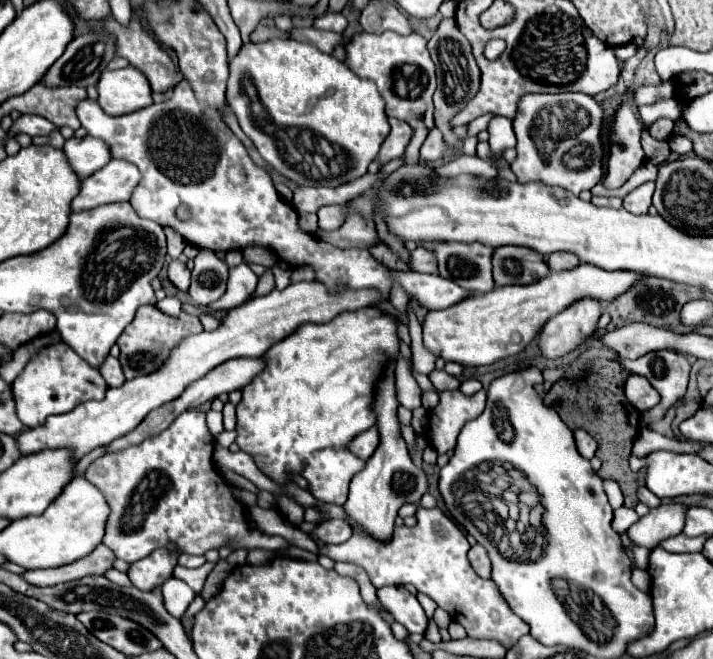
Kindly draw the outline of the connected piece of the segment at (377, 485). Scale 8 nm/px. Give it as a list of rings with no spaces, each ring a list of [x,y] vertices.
[[[390,363],[384,371],[382,381],[378,383],[376,401],[374,401],[374,411],[378,415],[376,427],[380,429],[380,445],[374,451],[374,455],[368,459],[364,471],[360,471],[350,481],[348,501],[342,505],[348,525],[352,529],[366,533],[368,537],[372,537],[376,541],[392,539],[398,509],[404,503],[418,503],[420,497],[428,491],[426,473],[412,463],[406,443],[400,435],[400,425],[398,425],[398,415],[396,415],[398,405],[400,403],[396,399],[396,389],[394,389],[394,363]]]

